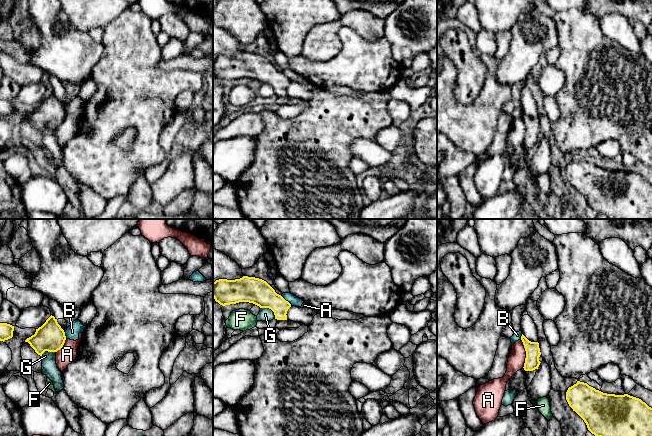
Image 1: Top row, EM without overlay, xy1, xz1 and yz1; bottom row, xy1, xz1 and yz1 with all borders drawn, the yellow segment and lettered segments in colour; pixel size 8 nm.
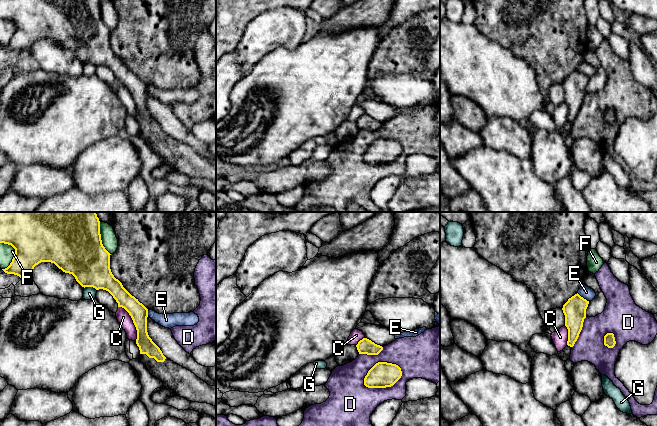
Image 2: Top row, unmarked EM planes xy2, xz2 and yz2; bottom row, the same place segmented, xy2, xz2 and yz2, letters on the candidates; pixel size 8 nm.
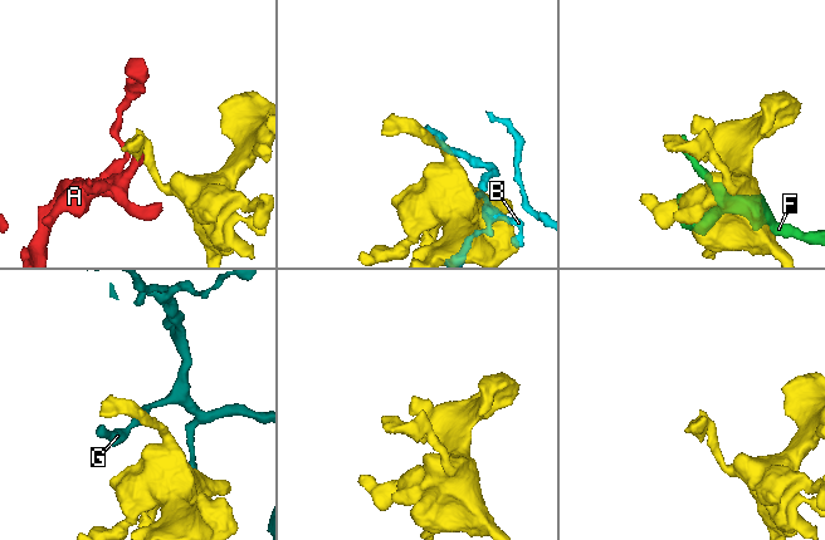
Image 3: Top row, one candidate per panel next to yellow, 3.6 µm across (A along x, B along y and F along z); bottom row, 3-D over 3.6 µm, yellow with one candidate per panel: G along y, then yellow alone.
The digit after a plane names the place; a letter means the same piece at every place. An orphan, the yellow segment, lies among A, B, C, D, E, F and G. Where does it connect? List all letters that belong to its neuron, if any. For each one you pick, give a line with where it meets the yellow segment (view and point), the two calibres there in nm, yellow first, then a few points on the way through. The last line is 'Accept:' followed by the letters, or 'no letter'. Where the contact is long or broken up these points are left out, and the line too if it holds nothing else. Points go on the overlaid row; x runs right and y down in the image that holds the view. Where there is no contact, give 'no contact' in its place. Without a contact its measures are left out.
Accept: no letter

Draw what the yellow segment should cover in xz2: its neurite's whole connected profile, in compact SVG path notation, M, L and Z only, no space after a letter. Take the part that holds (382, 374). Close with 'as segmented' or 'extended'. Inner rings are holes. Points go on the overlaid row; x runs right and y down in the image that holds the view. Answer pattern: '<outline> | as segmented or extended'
M378 362L367 373L364 385L368 388L393 386L402 376L401 368L392 363Z | as segmented

